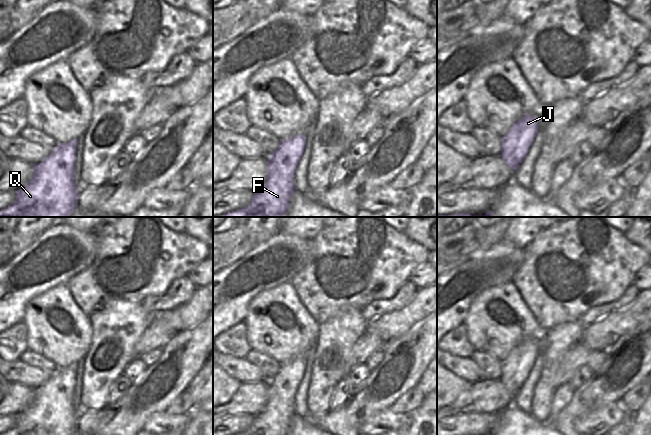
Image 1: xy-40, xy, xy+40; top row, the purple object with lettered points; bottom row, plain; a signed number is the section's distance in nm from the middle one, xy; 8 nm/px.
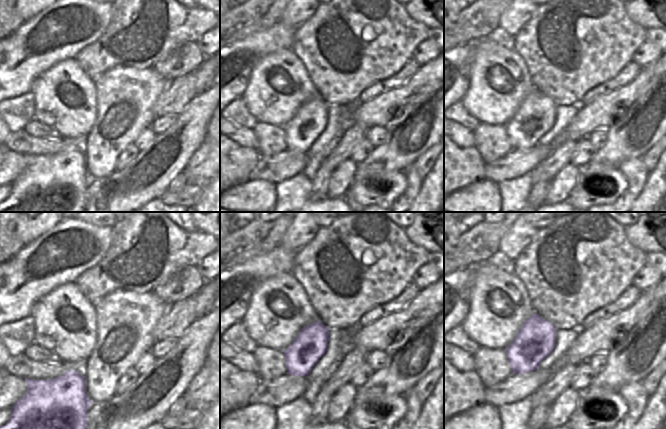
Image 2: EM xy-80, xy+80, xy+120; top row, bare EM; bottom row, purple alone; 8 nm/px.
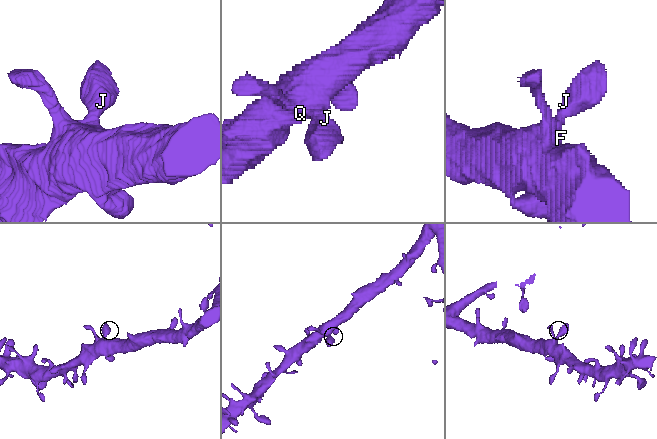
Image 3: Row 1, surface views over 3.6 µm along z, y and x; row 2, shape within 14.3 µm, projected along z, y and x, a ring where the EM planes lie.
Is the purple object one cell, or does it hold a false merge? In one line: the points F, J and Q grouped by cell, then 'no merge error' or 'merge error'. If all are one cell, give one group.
F J Q | no merge error

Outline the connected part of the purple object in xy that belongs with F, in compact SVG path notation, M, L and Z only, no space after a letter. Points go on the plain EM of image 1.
M295 359L272 377L268 384L268 402L259 415L254 415L250 428L237 435L287 435L290 422L296 415L294 398L304 376L306 362Z

